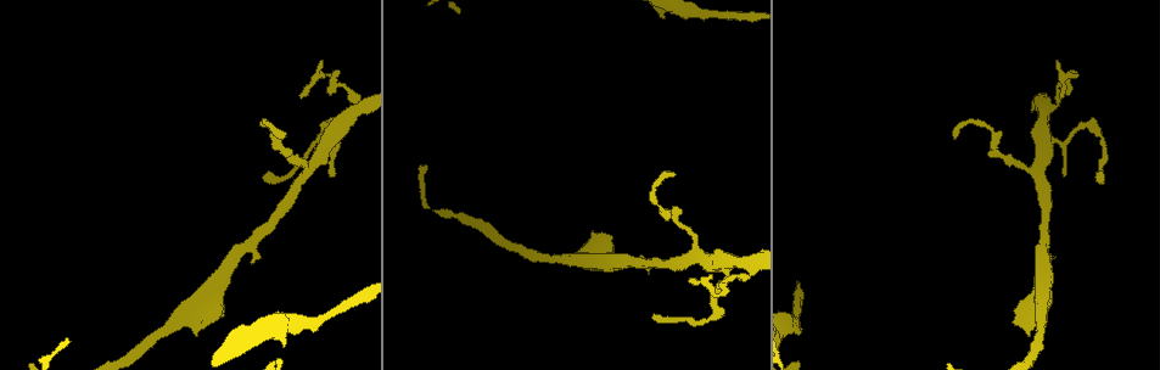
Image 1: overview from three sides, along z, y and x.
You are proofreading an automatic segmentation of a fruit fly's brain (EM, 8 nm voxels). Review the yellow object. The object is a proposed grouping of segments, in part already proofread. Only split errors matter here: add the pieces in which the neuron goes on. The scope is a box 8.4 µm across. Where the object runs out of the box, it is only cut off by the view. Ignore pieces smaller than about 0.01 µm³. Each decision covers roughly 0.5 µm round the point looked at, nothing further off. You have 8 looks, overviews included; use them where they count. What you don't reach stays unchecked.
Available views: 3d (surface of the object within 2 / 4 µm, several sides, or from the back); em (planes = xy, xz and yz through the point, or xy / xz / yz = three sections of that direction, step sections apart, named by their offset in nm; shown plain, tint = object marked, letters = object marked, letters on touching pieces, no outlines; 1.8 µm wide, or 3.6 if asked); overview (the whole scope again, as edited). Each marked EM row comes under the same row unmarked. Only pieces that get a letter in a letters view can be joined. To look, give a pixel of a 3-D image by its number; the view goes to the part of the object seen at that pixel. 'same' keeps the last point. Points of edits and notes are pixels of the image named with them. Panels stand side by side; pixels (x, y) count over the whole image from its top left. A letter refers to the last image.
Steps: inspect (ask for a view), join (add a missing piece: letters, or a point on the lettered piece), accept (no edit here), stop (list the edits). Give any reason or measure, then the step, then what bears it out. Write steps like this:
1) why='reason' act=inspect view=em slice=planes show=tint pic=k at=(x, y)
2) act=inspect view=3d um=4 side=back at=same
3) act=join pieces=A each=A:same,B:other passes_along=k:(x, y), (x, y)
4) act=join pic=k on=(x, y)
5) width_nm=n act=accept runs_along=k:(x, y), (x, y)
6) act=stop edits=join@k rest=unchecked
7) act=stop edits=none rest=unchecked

why='tapers out' act=inspect view=3d um=4 side=back pic=1 at=(1096, 173)

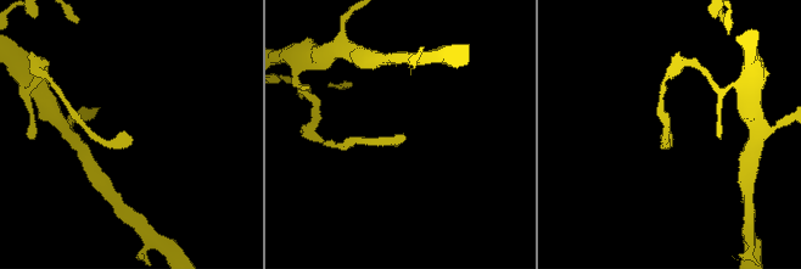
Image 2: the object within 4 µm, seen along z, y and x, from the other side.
why='now the EM' act=inspect view=em slice=yz step=4 show=letters pic=2 at=(122, 132)

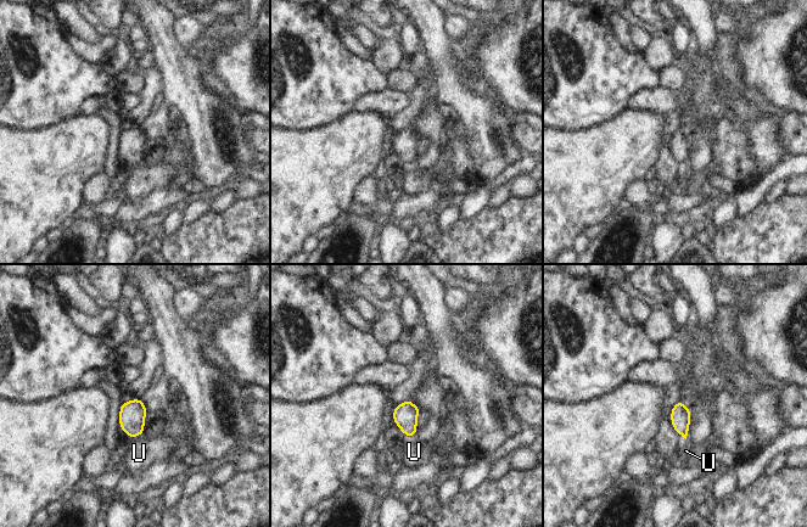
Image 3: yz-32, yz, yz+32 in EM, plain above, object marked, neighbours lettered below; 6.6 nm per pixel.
act=accept each=U:other border=3:(143, 432), (129, 438) found='no lettered piece goes on from it'

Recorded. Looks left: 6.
why='thick turns thin' act=inspect view=3d um=4 pic=1 at=(357, 111)

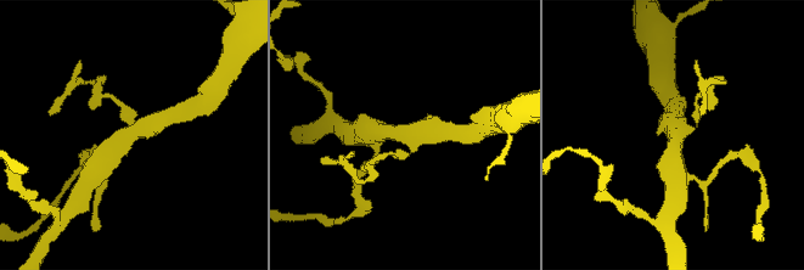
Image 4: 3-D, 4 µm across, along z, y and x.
why='need the tissue' act=inspect view=em slice=planes show=letters pic=4 at=(678, 131)

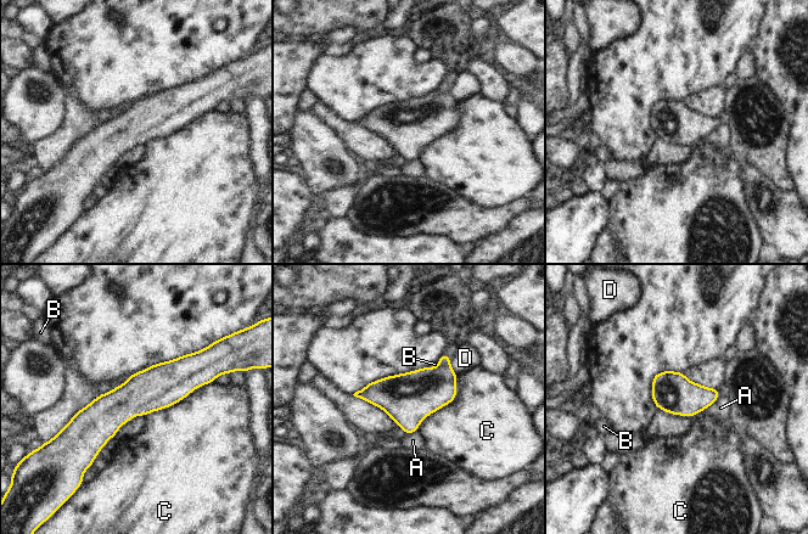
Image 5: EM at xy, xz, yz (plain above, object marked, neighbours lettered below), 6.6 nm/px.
act=accept each=A:other,B:other,C:other,D:other runs_along=5:(205, 375), (69, 428) found='no lettered piece goes on from it'

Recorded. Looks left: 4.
why='thin end' act=inspect view=3d um=2 pic=1 at=(956, 133)

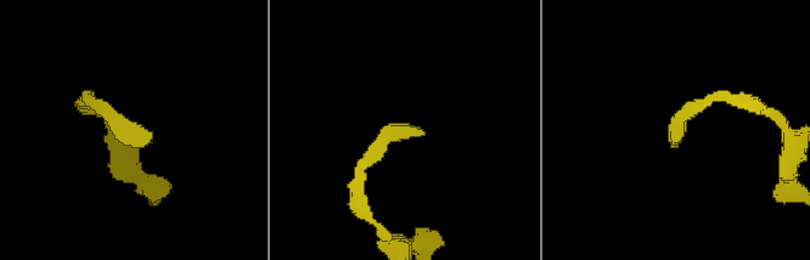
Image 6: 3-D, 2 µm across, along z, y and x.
act=inspect view=em slice=planes show=letters pic=6 at=(679, 138)

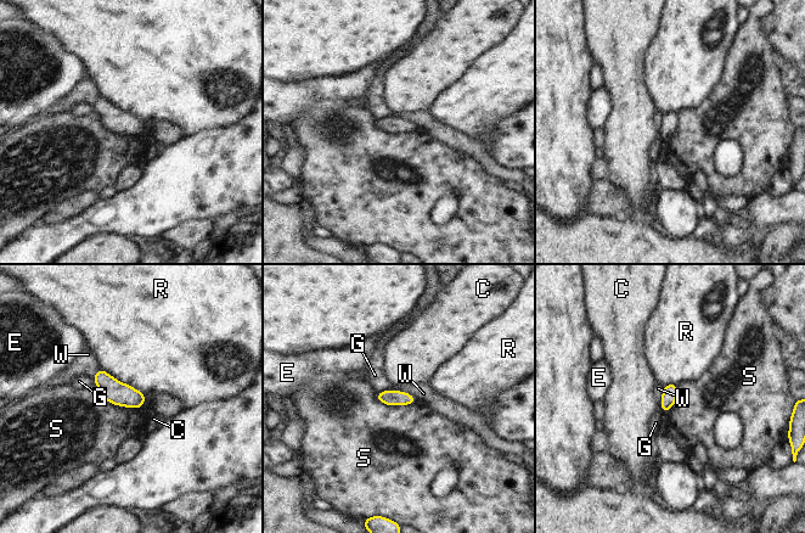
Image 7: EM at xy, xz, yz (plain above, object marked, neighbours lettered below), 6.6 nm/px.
width_nm=110 act=accept each=C:other,E:other,G:other,R:other,S:other,W:other border=7:(93, 383), (113, 404), (145, 403) found='no lettered piece goes on from it'

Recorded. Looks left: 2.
act=stop edits=none rest=unchecked

